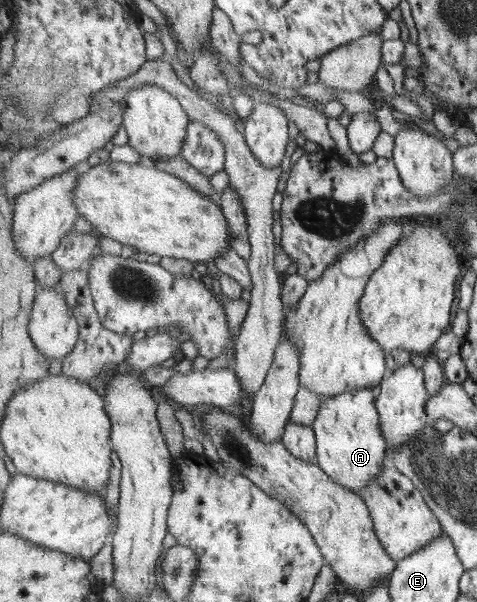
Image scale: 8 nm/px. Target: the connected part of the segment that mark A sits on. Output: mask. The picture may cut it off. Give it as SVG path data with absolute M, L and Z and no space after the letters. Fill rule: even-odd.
M368 387L343 392L340 396L322 397L322 408L312 424L317 434L317 463L335 481L360 496L389 462L387 440L375 403L377 393L376 388Z

